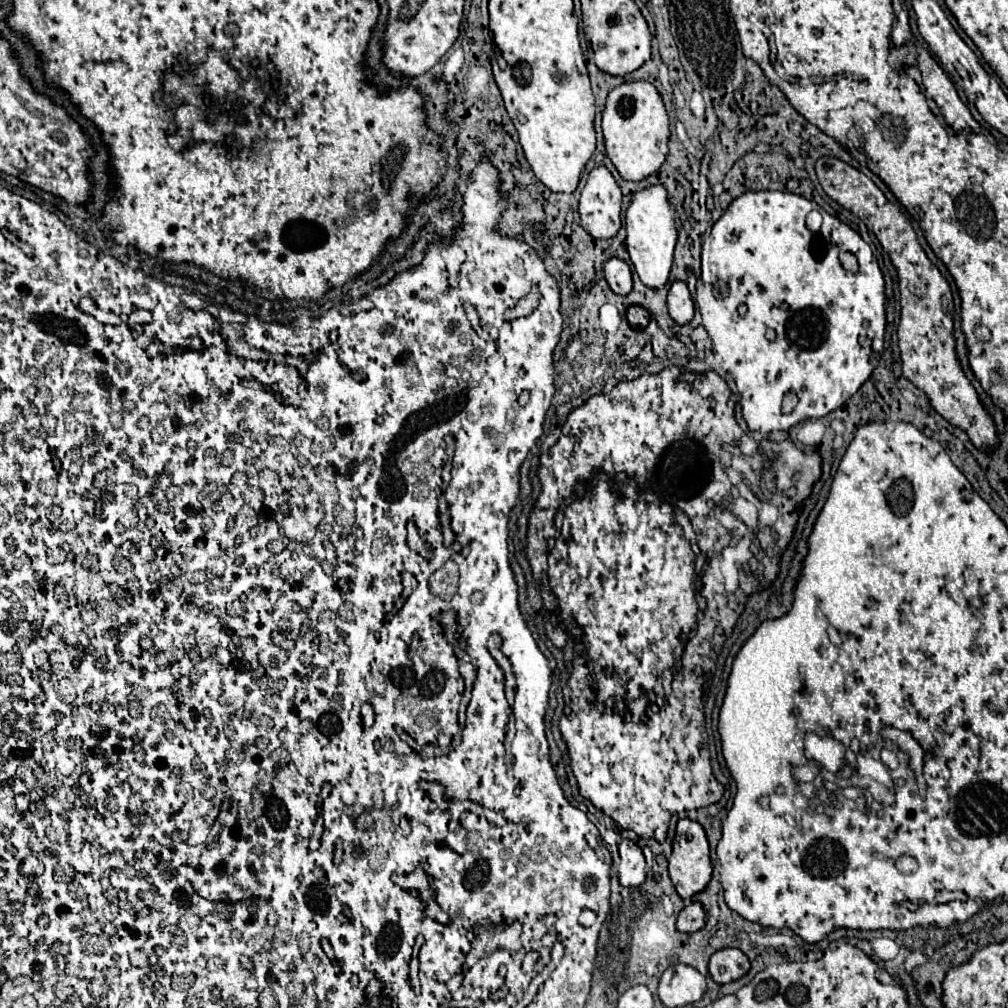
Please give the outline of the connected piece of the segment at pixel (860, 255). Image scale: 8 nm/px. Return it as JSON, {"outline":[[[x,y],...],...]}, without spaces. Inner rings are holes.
{"outline":[[[749,191],[737,197],[702,243],[700,277],[695,301],[703,315],[703,327],[713,341],[715,353],[721,355],[727,365],[729,377],[737,385],[741,413],[749,431],[787,431],[805,419],[823,417],[839,409],[859,391],[881,359],[886,296],[879,263],[859,233],[801,195]],[[811,209],[819,209],[823,215],[819,233],[811,233],[805,225],[805,217]],[[841,251],[849,251],[859,259],[857,273],[843,269],[839,261]],[[821,275],[829,275],[829,283],[823,283]],[[739,307],[747,311],[741,315]],[[769,331],[775,335],[773,341],[769,339]],[[789,391],[799,397],[799,403],[789,415],[783,415],[781,403]]]}

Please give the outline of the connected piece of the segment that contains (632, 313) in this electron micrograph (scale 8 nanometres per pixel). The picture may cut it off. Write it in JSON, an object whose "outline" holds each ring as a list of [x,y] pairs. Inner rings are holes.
{"outline":[[[631,305],[629,311],[627,311],[627,321],[629,321],[631,327],[643,329],[643,327],[647,327],[647,323],[649,323],[649,311],[643,309],[641,305]]]}

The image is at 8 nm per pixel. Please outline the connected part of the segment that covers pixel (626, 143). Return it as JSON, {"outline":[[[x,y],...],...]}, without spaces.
{"outline":[[[631,81],[615,87],[603,109],[603,137],[607,157],[625,181],[641,181],[659,171],[667,157],[669,117],[661,95],[647,81]]]}

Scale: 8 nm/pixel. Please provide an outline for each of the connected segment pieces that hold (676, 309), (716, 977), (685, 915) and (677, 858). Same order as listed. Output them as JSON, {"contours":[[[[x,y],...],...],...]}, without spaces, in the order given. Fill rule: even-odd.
{"contours":[[[[675,281],[671,285],[669,295],[667,295],[667,307],[669,307],[669,315],[679,325],[687,325],[693,319],[695,305],[693,305],[689,289],[683,281]]],[[[733,947],[719,949],[709,959],[709,975],[719,985],[731,983],[731,981],[743,977],[747,971],[749,971],[749,959],[745,957],[743,951],[733,949]],[[721,967],[725,971],[721,971]]],[[[689,903],[683,907],[683,911],[677,917],[677,929],[681,933],[695,933],[705,925],[705,911],[701,903]]],[[[681,819],[669,857],[669,876],[679,897],[687,901],[701,893],[711,881],[711,871],[709,843],[703,827],[697,821]]]]}

